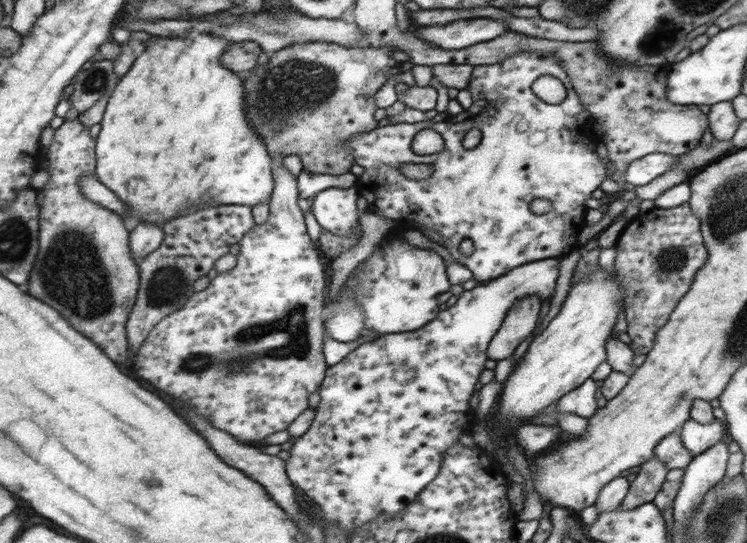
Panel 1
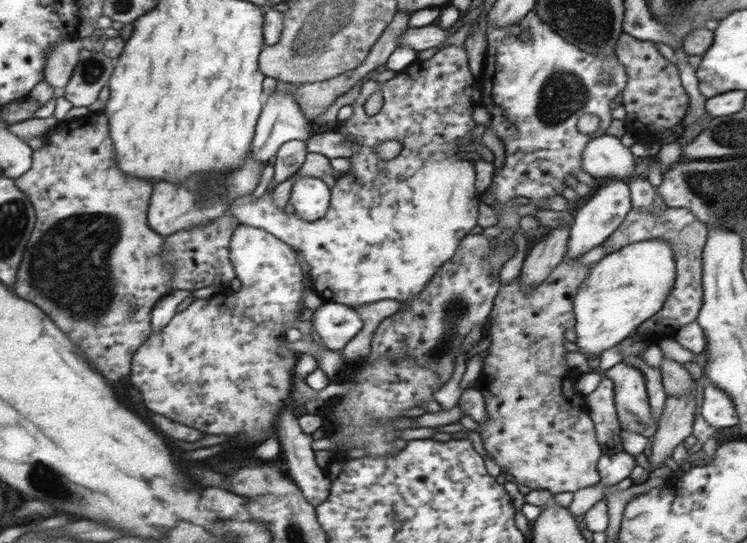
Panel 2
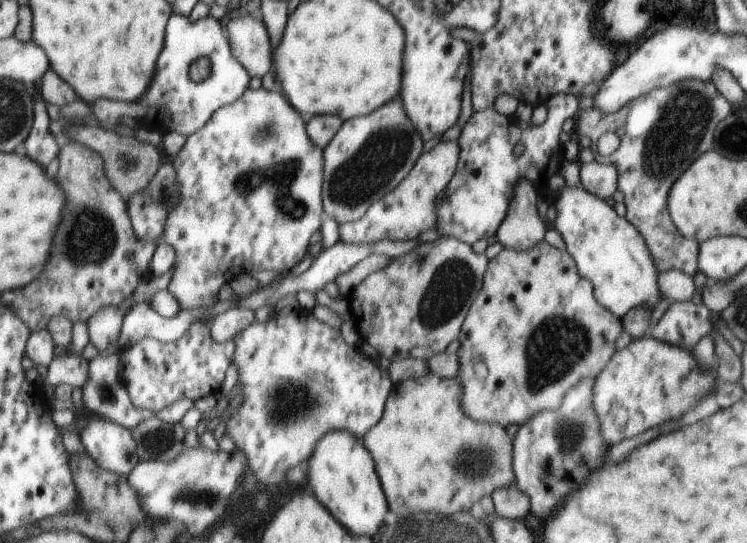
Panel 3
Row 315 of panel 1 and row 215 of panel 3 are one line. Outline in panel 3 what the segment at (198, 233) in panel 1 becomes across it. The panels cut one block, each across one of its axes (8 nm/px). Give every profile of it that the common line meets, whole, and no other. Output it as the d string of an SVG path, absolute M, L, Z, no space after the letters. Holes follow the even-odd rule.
M170 162L162 164L157 174L150 180L144 191L129 200L130 214L134 228L142 240L158 243L165 236L168 214L180 202L180 184L176 166Z

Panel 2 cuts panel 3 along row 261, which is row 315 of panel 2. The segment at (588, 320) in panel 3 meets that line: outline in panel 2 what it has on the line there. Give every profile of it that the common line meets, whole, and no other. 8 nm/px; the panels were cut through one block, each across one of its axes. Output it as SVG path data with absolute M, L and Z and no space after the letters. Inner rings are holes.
M566 256L541 285L526 292L520 275L502 284L493 304L493 312L484 324L485 338L491 341L490 352L483 354L484 367L474 381L474 388L482 393L488 420L478 423L487 456L501 468L507 468L509 479L532 490L546 489L552 494L573 492L596 485L601 480L597 469L604 448L597 438L596 424L582 410L584 398L574 390L574 380L562 380L568 374L564 364L564 332L577 324L575 298L577 289L585 284L590 265L576 264L578 258Z

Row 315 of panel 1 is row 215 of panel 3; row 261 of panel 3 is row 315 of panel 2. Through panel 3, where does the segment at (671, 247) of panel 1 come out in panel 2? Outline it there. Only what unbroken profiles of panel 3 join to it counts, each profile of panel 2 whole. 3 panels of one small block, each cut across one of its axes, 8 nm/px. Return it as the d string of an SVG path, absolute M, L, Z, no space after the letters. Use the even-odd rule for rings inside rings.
M659 194L657 202L665 210L664 214L640 213L638 209L632 208L617 231L608 238L610 252L620 250L628 243L646 242L650 238L665 239L673 247L677 262L674 286L662 309L642 322L636 330L650 345L658 345L666 336L673 338L678 329L696 321L700 316L701 306L704 304L704 252L709 238L708 227L694 216L693 211L668 207L666 199L660 198Z

